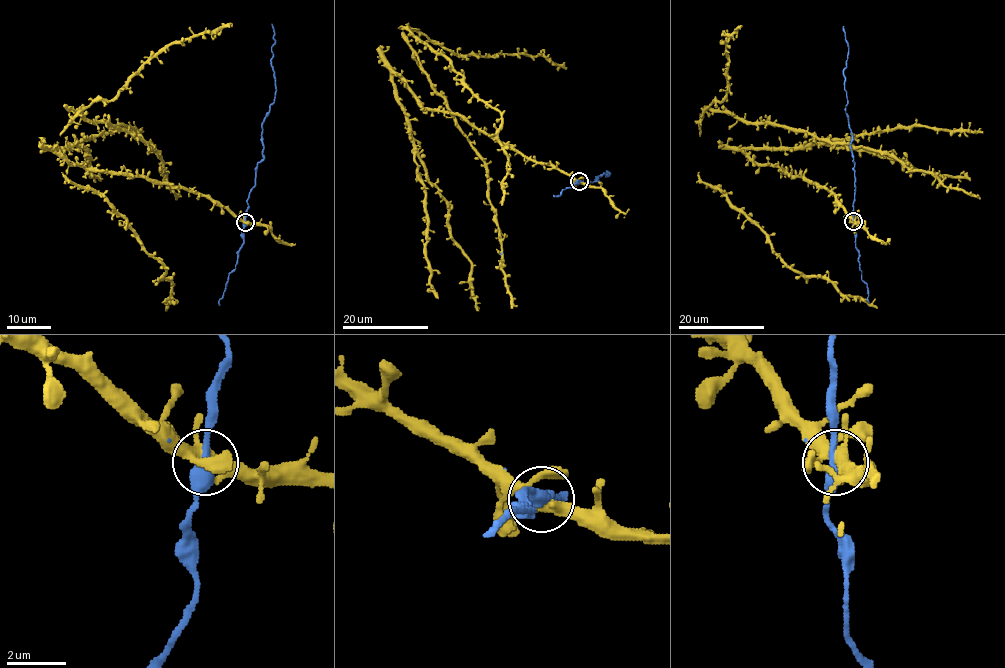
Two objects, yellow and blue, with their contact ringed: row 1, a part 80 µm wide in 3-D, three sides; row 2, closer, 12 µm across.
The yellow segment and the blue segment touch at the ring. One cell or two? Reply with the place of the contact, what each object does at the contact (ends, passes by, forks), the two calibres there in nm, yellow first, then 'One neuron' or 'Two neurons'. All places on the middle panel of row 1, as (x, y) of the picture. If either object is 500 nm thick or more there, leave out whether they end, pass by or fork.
Place: (579, 181). At the ring yellow forks. At the ring blue passes by. Thickness 360 nm (yellow) against 360 nm. One neuron

